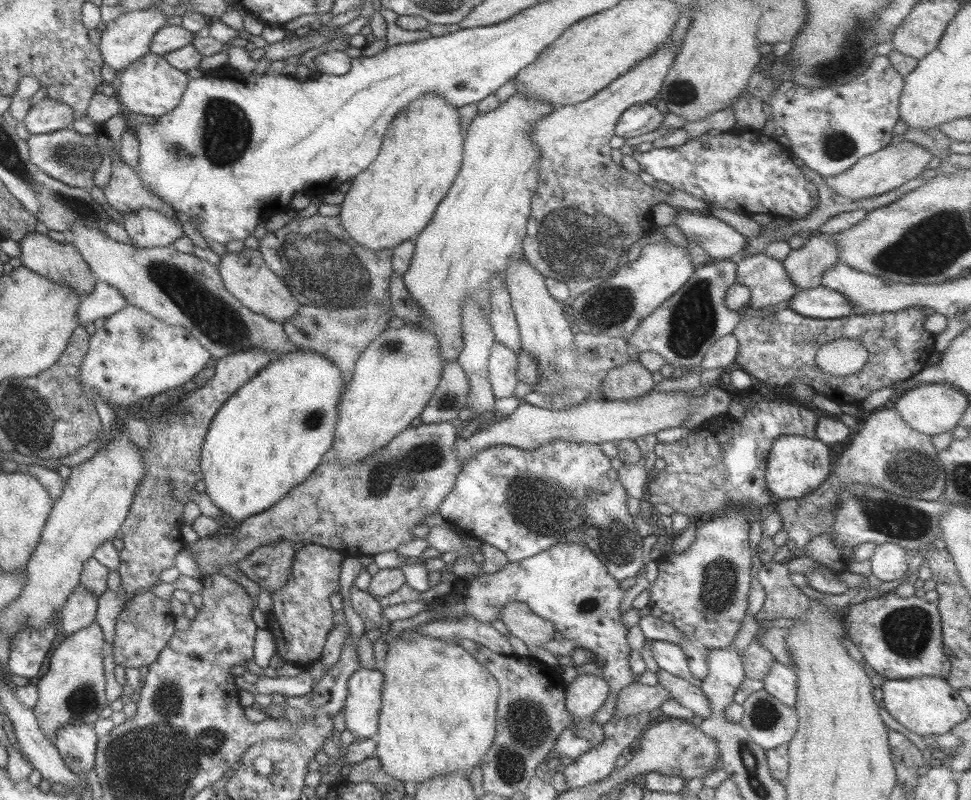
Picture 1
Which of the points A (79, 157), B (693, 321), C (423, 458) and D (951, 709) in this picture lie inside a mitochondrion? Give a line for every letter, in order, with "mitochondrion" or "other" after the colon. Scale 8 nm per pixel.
A: mitochondrion
B: mitochondrion
C: mitochondrion
D: other

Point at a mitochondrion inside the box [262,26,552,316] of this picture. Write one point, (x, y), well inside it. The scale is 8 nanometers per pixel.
(322, 265)

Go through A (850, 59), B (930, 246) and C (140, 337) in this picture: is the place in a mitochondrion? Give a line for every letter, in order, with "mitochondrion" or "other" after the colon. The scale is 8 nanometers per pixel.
A: mitochondrion
B: mitochondrion
C: mitochondrion

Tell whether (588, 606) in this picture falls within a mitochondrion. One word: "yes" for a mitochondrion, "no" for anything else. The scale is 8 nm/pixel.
yes

